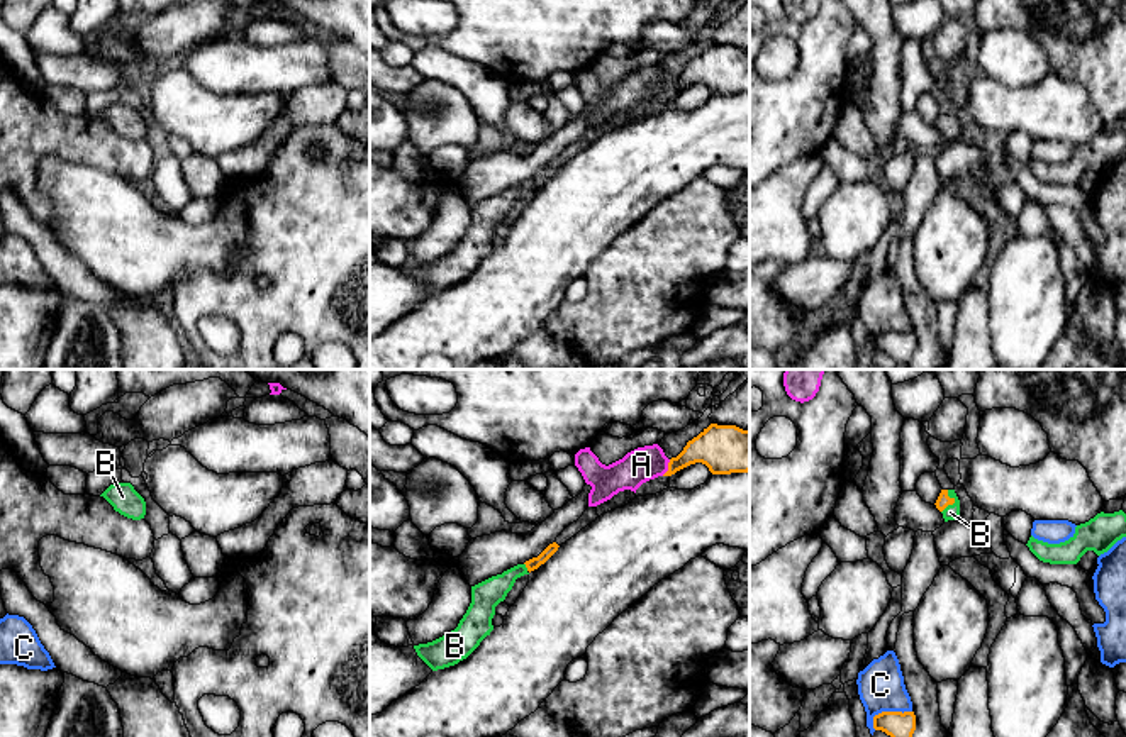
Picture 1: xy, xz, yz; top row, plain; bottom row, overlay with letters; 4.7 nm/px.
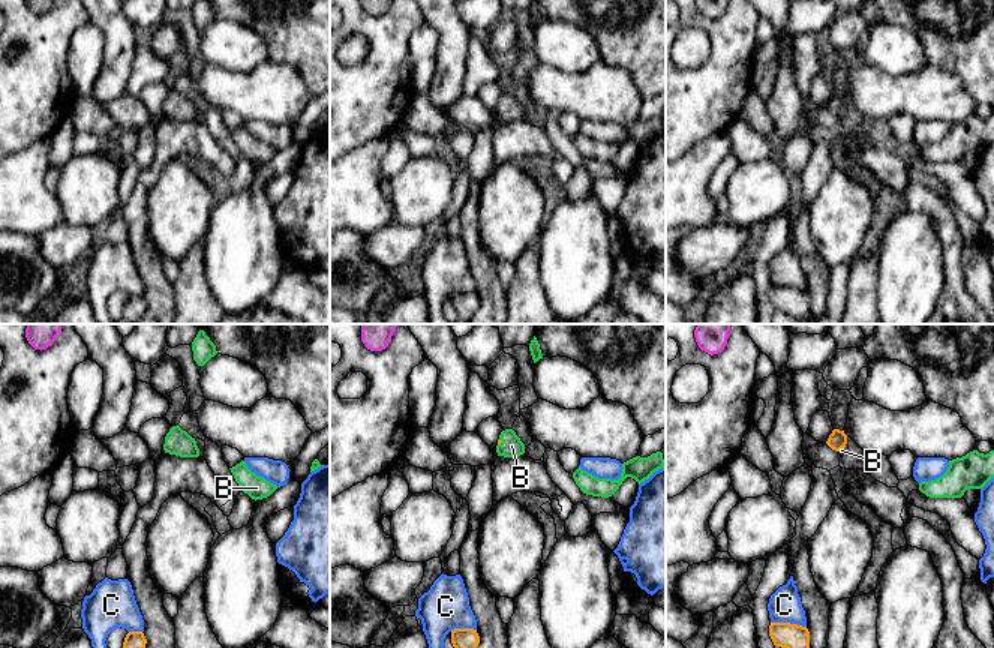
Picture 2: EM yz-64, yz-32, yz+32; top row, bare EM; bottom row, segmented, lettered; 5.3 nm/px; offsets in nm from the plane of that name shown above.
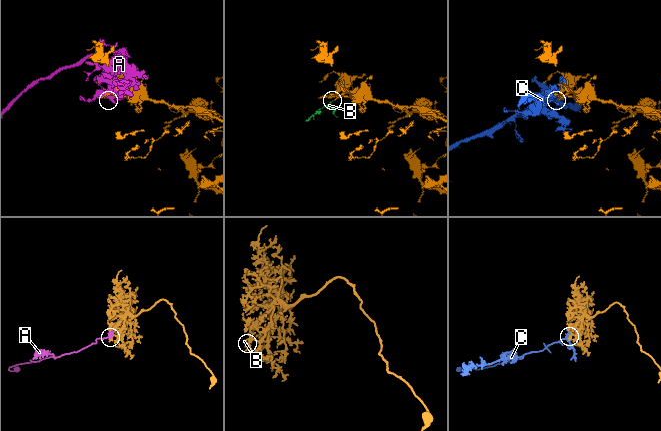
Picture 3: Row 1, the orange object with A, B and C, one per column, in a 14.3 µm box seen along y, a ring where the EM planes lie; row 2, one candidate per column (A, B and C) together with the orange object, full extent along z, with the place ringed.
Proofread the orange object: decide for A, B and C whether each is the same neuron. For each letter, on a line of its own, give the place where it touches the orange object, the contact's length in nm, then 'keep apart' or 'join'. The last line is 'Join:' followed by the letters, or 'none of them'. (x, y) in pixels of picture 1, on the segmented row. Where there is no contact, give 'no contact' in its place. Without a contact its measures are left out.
A: xz (668, 468) | 90 nm | keep apart
B: yz (953, 502) | 120 nm | join
C: yz (887, 712) | 200 nm | keep apart
Join: B

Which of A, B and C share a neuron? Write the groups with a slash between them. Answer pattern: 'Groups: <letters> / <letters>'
Groups: A / B / C

